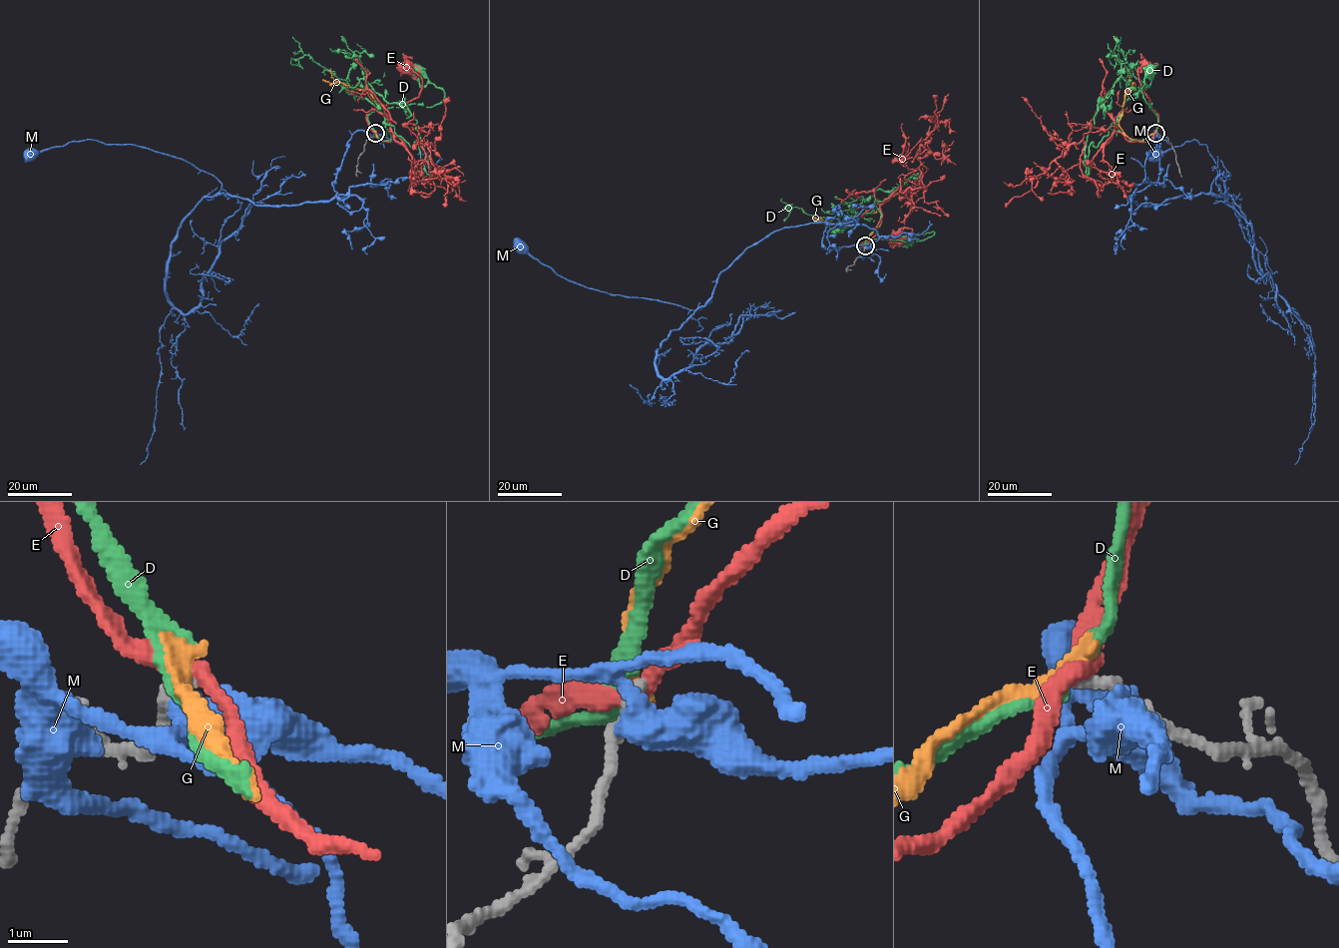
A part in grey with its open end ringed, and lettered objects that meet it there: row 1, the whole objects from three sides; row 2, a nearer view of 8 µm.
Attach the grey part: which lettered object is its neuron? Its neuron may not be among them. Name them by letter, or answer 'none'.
none

